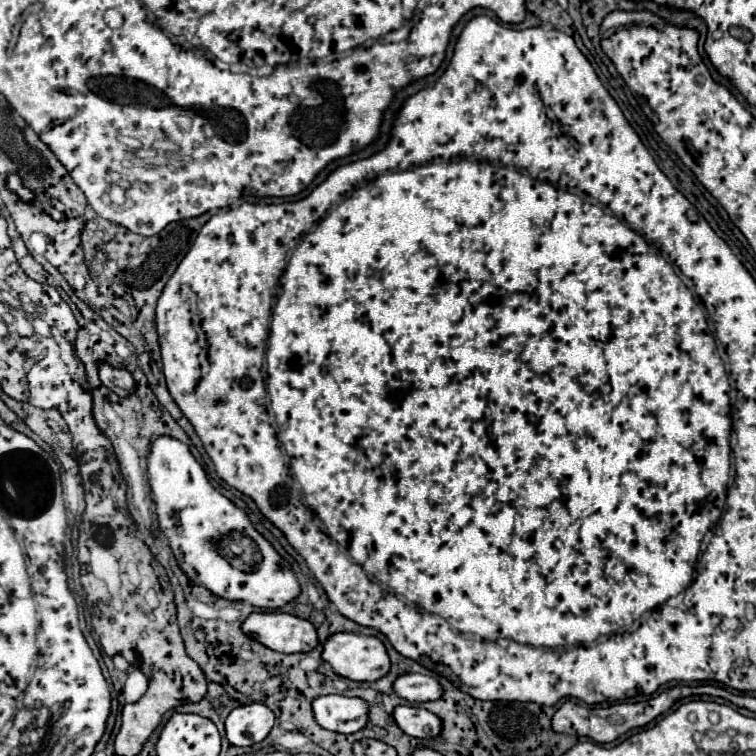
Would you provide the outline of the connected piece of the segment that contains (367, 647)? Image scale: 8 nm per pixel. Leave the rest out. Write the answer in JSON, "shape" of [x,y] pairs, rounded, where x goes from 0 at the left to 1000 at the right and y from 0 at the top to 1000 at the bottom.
{"shape":[[[467,836],[435,841],[427,854],[427,873],[435,876],[448,894],[472,902],[501,899],[517,884],[517,873],[501,844]]]}

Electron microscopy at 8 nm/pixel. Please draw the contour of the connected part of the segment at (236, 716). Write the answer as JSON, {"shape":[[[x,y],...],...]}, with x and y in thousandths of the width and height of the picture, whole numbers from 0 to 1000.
{"shape":[[[345,929],[316,934],[298,952],[300,976],[311,987],[335,987],[345,981],[358,963],[361,942]]]}

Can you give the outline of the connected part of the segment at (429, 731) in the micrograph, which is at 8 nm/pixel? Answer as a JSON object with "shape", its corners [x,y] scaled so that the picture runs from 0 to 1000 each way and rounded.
{"shape":[[[525,934],[520,947],[528,963],[546,976],[575,976],[586,963],[581,947],[554,934]]]}

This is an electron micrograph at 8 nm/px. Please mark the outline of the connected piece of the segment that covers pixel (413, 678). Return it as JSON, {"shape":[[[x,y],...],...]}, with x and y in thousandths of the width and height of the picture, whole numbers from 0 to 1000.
{"shape":[[[533,892],[522,899],[522,915],[541,929],[567,929],[586,921],[583,905],[573,894],[562,892]]]}

